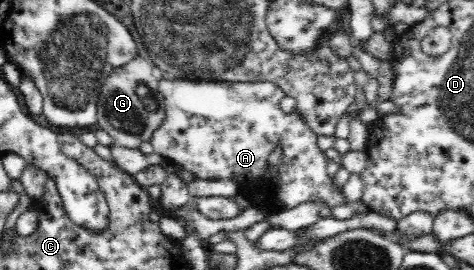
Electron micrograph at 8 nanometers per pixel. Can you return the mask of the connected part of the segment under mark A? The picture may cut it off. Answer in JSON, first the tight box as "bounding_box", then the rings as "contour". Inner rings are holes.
{"bounding_box":[152,79,351,213],"contour":[[[184,79],[159,80],[157,89],[165,99],[165,117],[162,124],[152,133],[153,150],[164,160],[180,165],[183,170],[196,175],[198,179],[232,179],[241,187],[243,194],[253,194],[258,209],[278,210],[294,208],[304,202],[323,202],[326,213],[335,206],[351,203],[334,185],[334,177],[328,176],[328,158],[318,147],[318,135],[296,112],[284,113],[280,103],[284,91],[273,82],[228,82],[228,81],[187,81]],[[280,146],[284,153],[282,164],[276,174],[268,171],[268,157],[274,148]]]}

